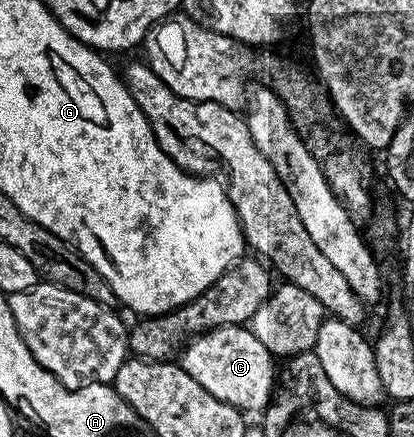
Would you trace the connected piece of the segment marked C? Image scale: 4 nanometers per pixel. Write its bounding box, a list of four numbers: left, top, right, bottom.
[177,324,277,414]

